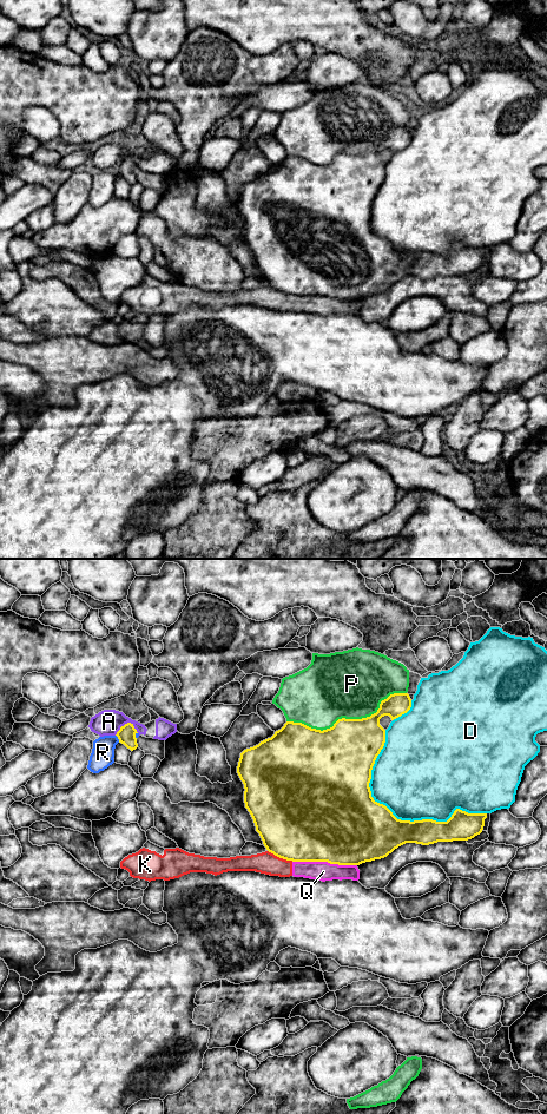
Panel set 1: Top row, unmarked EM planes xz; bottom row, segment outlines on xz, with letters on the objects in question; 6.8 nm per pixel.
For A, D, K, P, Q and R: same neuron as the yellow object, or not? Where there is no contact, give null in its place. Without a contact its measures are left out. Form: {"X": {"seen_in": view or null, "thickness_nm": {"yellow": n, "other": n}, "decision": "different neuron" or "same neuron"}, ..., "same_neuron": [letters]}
{"A": {"seen_in": "xz", "thickness_nm": {"yellow": 120, "other": 180}, "decision": "different neuron"}, "D": {"seen_in": "xz", "thickness_nm": {"yellow": 440, "other": 460}, "decision": "different neuron"}, "K": {"seen_in": "xz", "thickness_nm": {"yellow": 500, "other": 150}, "decision": "different neuron"}, "P": {"seen_in": "xz", "thickness_nm": {"yellow": 420, "other": 460}, "decision": "different neuron"}, "Q": {"seen_in": "xz", "thickness_nm": {"yellow": 500, "other": 130}, "decision": "different neuron"}, "R": {"seen_in": "xz", "thickness_nm": {"yellow": 120, "other": 160}, "decision": "different neuron"}, "same_neuron": []}

